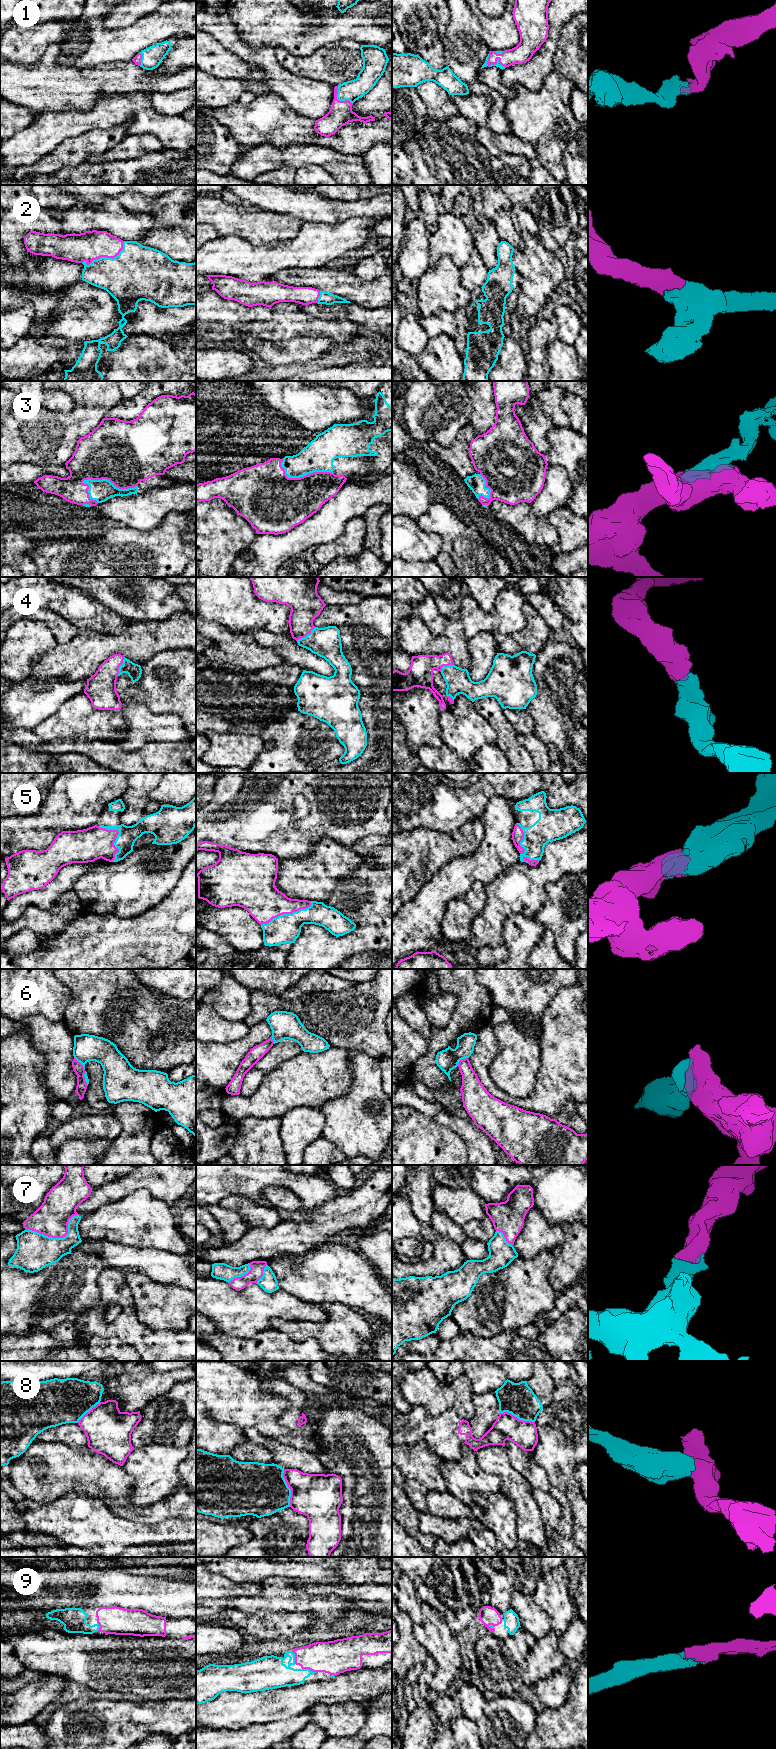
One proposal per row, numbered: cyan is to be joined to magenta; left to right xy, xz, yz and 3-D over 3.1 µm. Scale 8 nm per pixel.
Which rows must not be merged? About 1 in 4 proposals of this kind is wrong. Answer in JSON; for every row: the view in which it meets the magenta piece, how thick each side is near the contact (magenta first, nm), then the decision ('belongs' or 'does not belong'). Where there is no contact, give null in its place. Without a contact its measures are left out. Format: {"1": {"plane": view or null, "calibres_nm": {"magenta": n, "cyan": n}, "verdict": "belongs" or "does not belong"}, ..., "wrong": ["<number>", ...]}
{"1": {"plane": "xz", "calibres_nm": {"magenta": 190, "cyan": 160}, "verdict": "belongs"}, "2": {"plane": "xy", "calibres_nm": {"magenta": 240, "cyan": 400}, "verdict": "belongs"}, "3": {"plane": "xy", "calibres_nm": {"magenta": 500, "cyan": 180}, "verdict": "belongs"}, "4": {"plane": "xz", "calibres_nm": {"magenta": 240, "cyan": 240}, "verdict": "belongs"}, "5": {"plane": "xz", "calibres_nm": {"magenta": 300, "cyan": 240}, "verdict": "belongs"}, "6": {"plane": "yz", "calibres_nm": {"magenta": 180, "cyan": 170}, "verdict": "does not belong"}, "7": {"plane": "xy", "calibres_nm": {"magenta": 280, "cyan": 300}, "verdict": "belongs"}, "8": {"plane": "xz", "calibres_nm": {"magenta": 360, "cyan": 420}, "verdict": "does not belong"}, "9": {"plane": "xz", "calibres_nm": {"magenta": 280, "cyan": 190}, "verdict": "belongs"}, "wrong": ["6", "8"]}

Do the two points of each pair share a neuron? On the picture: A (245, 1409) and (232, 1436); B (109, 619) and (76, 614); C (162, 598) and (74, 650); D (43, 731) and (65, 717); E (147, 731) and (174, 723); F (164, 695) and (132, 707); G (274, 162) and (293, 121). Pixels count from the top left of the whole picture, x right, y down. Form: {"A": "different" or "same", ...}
{"A": "different", "B": "same", "C": "different", "D": "same", "E": "same", "F": "different", "G": "different"}

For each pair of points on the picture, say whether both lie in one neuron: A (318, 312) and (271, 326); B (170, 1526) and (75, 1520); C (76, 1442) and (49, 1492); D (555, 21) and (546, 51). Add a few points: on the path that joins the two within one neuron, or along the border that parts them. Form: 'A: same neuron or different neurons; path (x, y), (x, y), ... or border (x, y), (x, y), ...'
A: different neurons; border (302, 305), (305, 311), (316, 317), (335, 320)
B: same neuron; path (146, 1533), (104, 1533), (99, 1530)
C: different neurons; border (50, 1442), (63, 1442), (73, 1448), (87, 1447)
D: same neuron; path (554, 28), (550, 44)

